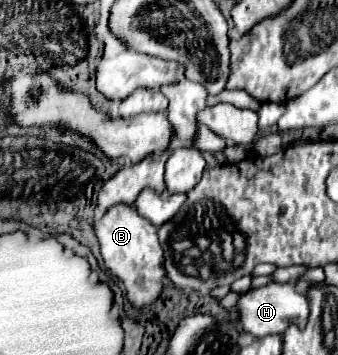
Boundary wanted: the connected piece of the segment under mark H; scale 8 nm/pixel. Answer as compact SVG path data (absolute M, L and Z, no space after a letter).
M268 283L258 289L246 291L240 301L240 321L246 333L252 333L254 337L266 337L266 335L282 335L286 327L298 325L300 329L306 327L308 315L310 315L310 301L308 295L296 289L296 283Z

